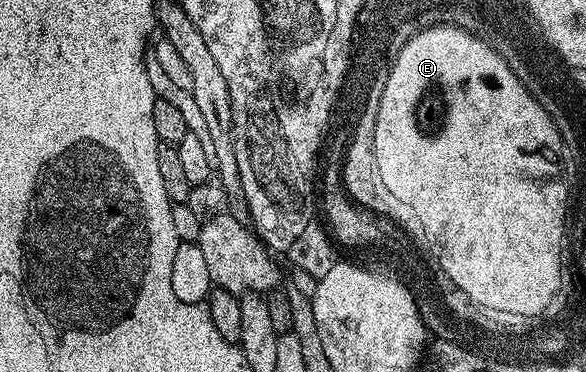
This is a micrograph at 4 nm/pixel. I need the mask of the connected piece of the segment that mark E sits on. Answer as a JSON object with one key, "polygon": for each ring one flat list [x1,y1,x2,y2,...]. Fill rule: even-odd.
{"polygon":[[453,25,425,26,404,41,395,55,396,60,391,60,385,77,385,88,382,89,374,123,372,159,378,167,378,176,402,205,414,209,414,217,421,221,422,238,436,254,438,267,448,267,447,275,452,275,451,279,460,283,460,288,468,291,468,296,476,296,476,299,480,299,479,304,488,303,488,307,504,311,540,311,540,307,544,307,544,299,548,299,556,287,556,263,560,263,560,226,570,219,570,207,564,203,560,163,556,163,556,147,560,147,560,143,556,143,552,123,548,123,548,119,544,119,544,111,536,107,536,97,528,91,520,91,524,82,514,75,503,57,491,44,468,30]]}

